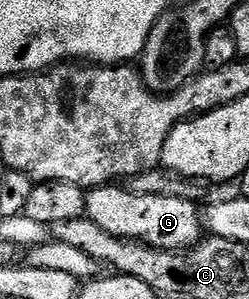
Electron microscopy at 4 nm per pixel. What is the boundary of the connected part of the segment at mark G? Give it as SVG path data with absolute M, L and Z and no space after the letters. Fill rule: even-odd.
M118 185L91 188L86 194L86 215L102 229L121 239L137 239L164 251L189 250L201 240L204 221L193 200L163 195L132 194Z

